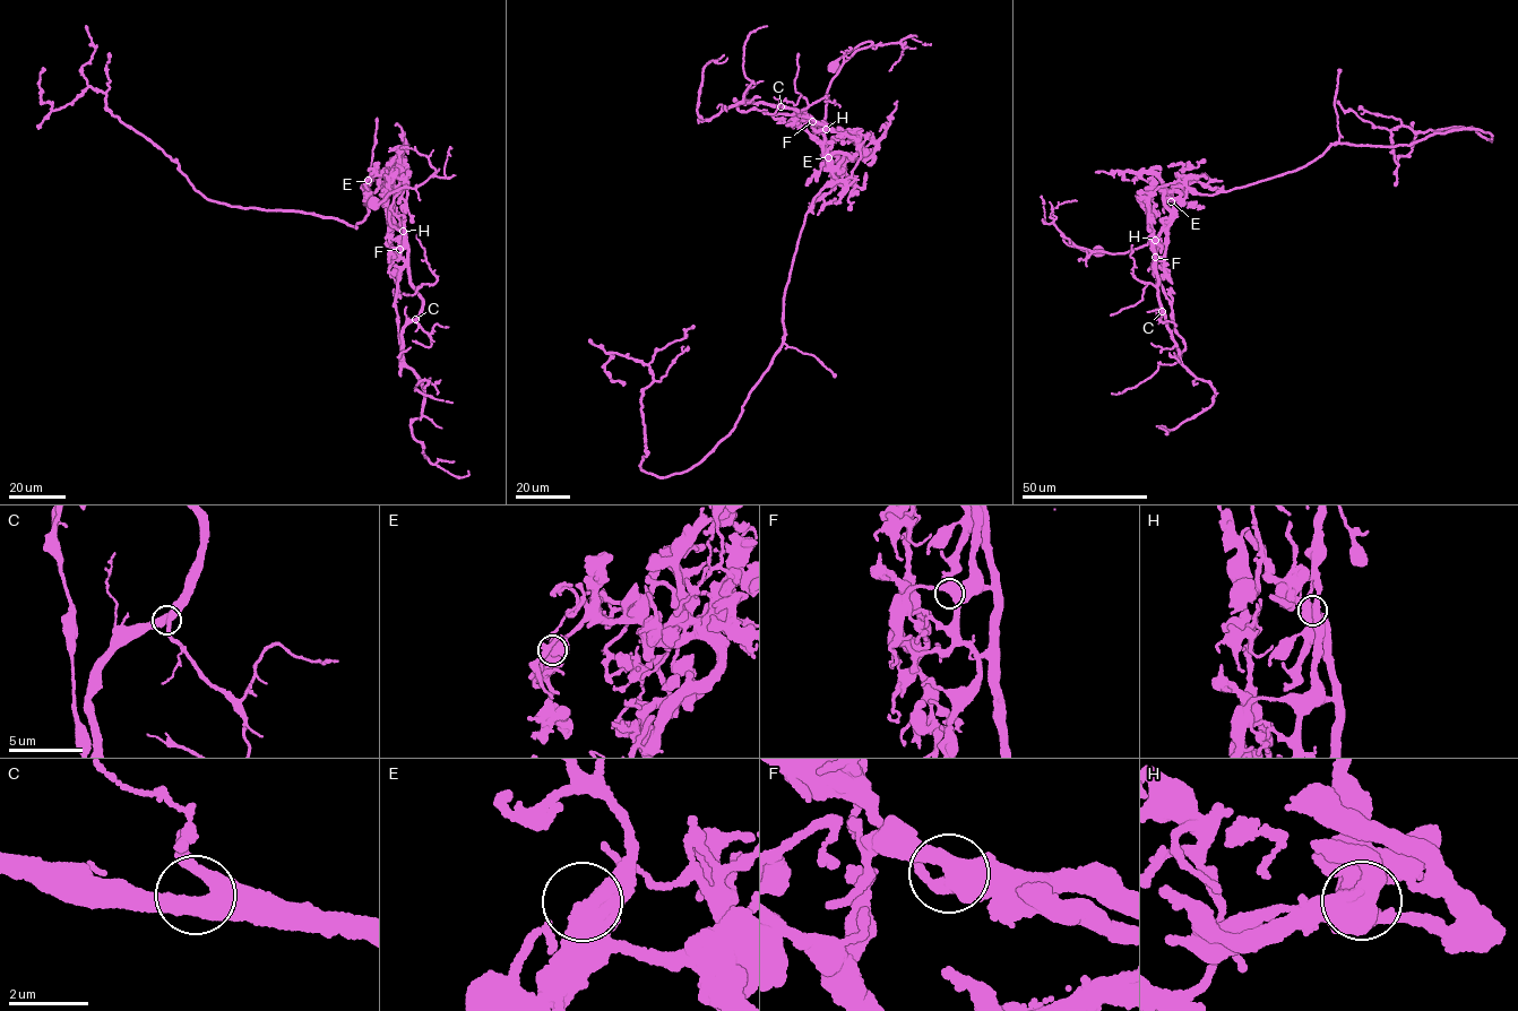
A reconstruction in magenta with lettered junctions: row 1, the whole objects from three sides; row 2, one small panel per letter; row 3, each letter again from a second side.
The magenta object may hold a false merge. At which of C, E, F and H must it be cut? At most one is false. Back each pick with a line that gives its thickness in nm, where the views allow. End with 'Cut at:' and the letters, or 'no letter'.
H: 600 nm thick
Cut at: H

